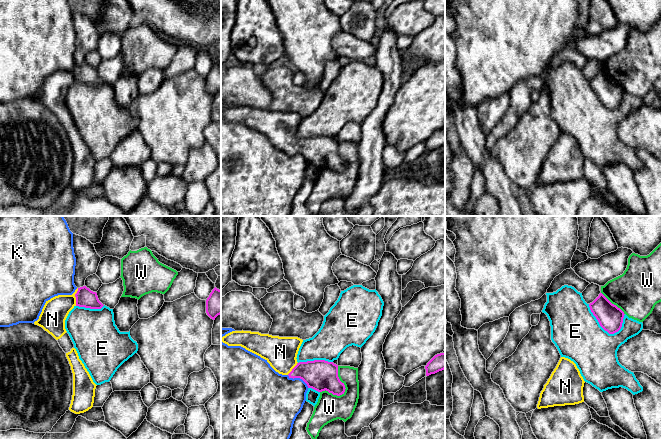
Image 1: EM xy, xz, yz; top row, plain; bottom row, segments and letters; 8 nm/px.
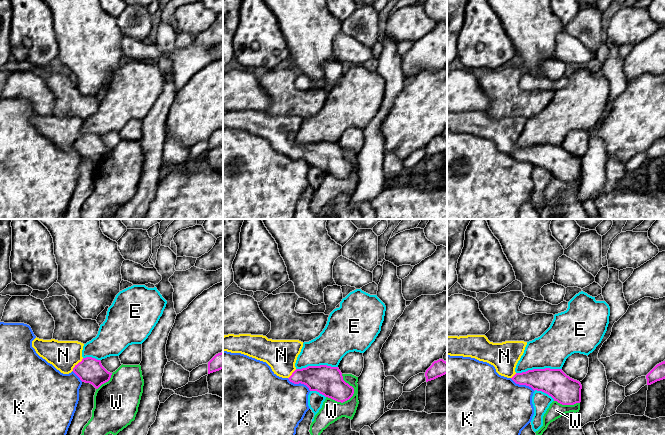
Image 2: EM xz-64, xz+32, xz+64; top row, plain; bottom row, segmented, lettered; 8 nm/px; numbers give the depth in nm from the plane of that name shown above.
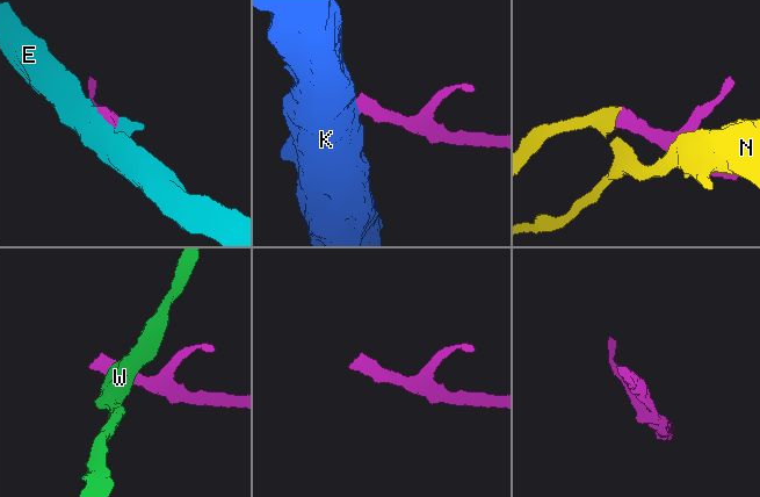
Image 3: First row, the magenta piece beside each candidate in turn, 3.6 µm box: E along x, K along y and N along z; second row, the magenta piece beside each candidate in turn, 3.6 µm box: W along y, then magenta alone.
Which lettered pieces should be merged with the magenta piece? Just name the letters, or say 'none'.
N

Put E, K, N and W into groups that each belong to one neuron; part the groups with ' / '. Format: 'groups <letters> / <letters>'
groups E / K / N / W

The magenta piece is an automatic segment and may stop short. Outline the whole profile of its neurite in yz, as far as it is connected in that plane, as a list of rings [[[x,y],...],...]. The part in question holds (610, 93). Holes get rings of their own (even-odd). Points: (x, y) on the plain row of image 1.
[[[602,69],[589,80],[589,83],[600,102],[609,110],[614,110],[621,105],[624,88],[612,80]]]

